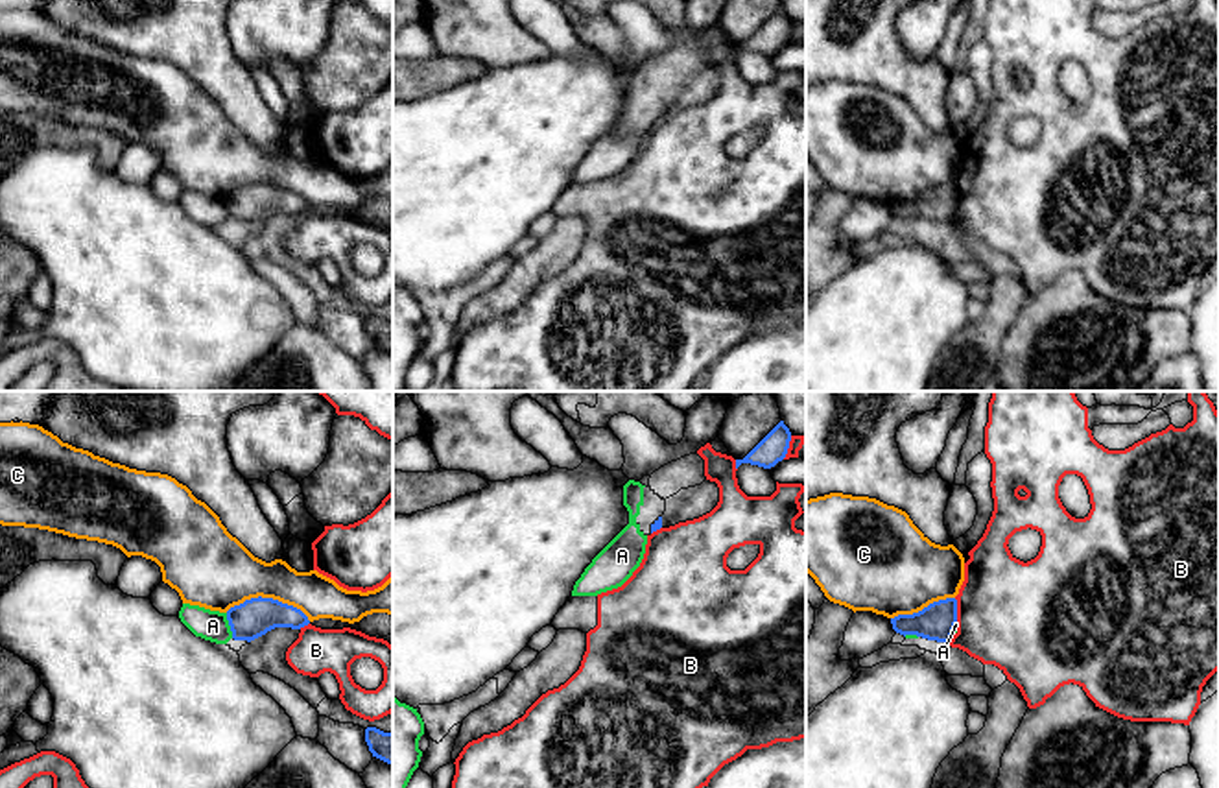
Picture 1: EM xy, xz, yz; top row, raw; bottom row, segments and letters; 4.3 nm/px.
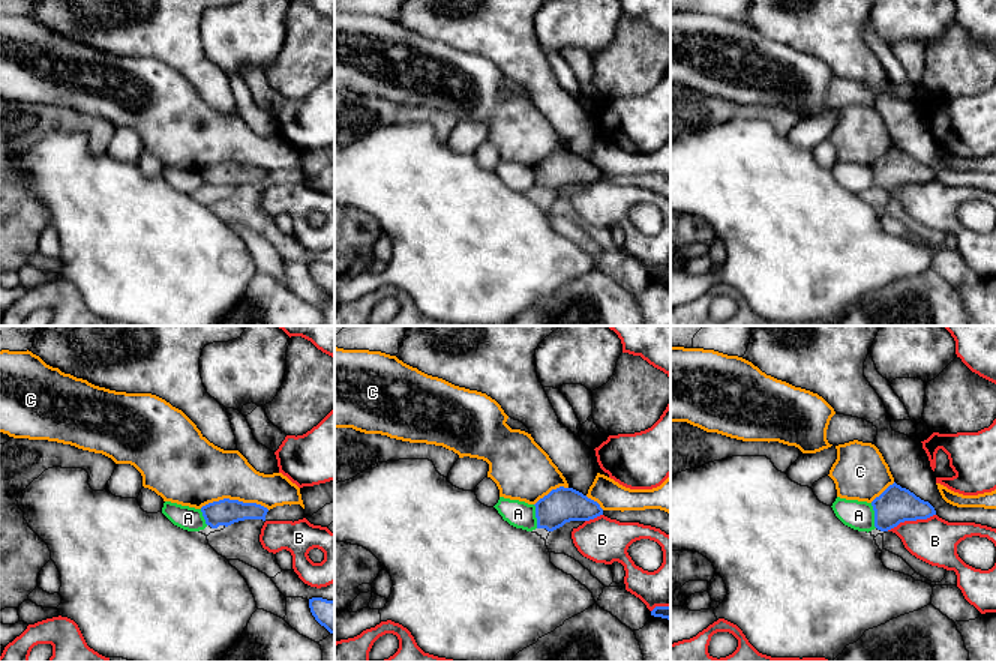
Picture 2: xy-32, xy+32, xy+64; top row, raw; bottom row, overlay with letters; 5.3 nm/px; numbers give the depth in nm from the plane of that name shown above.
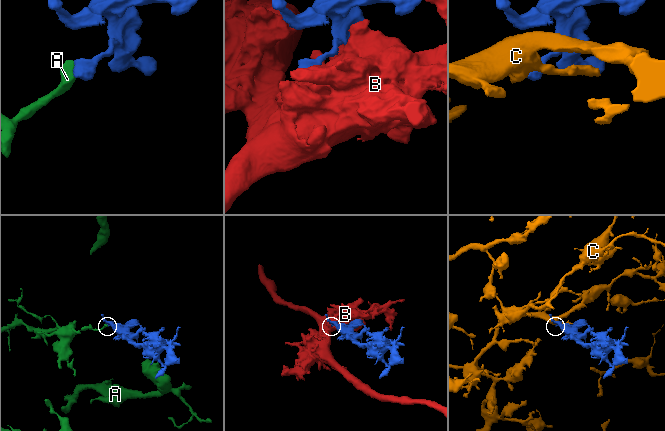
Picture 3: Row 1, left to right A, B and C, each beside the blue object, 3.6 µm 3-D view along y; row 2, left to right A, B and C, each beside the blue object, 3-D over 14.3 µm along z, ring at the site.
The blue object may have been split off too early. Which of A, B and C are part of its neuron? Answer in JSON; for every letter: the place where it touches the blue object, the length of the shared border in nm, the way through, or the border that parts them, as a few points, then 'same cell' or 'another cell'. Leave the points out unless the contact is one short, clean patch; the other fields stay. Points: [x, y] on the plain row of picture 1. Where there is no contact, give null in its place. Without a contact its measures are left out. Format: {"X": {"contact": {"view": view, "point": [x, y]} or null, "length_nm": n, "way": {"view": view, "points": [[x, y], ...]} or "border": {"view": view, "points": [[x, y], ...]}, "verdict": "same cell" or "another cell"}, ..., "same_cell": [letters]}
{"A": {"contact": {"view": "xy", "point": [229, 211]}, "length_nm": 120, "border": {"view": "xy", "points": [[225, 200], [233, 224]]}, "verdict": "another cell"}, "B": {"contact": {"view": "yz", "point": [956, 198]}, "length_nm": 110, "border": {"view": "yz", "points": [[954, 185], [958, 209]]}, "verdict": "another cell"}, "C": {"contact": {"view": "xy", "point": [268, 185]}, "length_nm": 380, "border": {"view": "xy", "points": [[225, 198], [251, 185], [272, 183], [295, 192], [310, 207]]}, "verdict": "another cell"}, "same_cell": []}

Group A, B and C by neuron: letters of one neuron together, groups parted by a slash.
A / B / C

